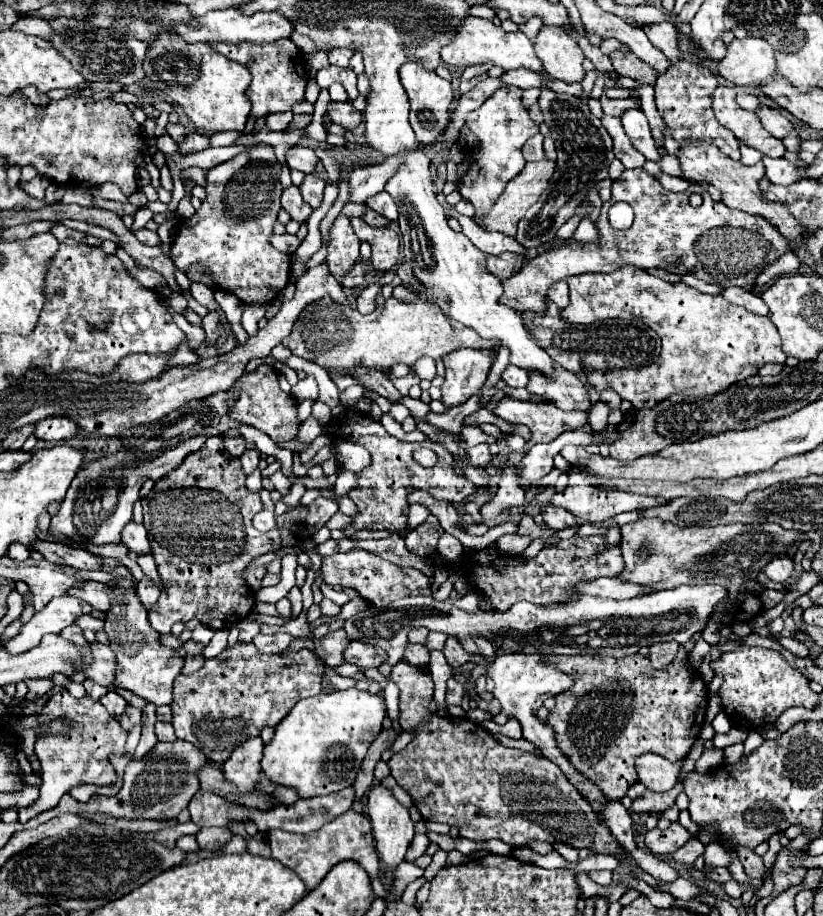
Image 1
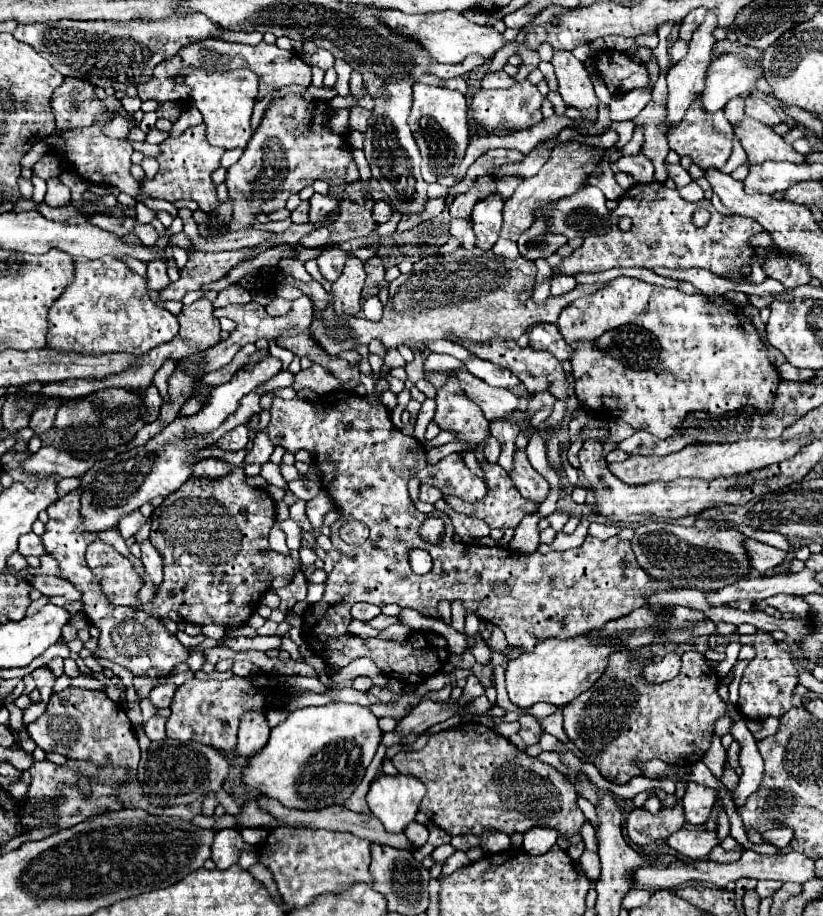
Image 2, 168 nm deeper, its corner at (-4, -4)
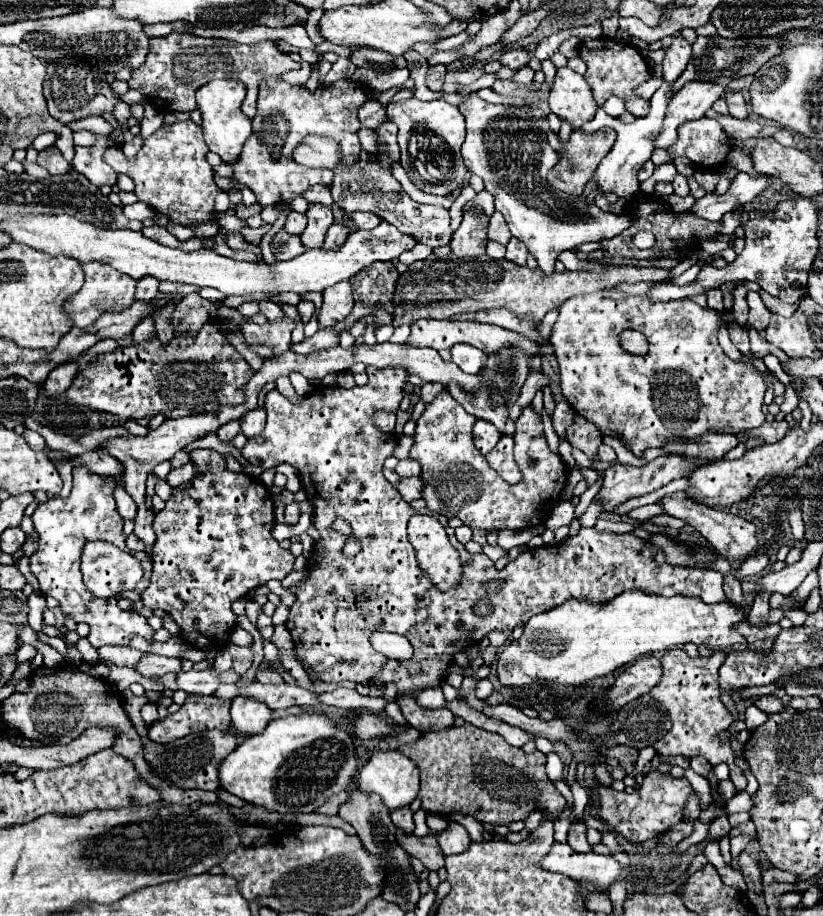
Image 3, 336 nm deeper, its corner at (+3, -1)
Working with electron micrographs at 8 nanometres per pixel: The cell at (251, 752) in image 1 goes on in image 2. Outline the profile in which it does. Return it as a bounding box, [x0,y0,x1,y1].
[238,713,270,759]

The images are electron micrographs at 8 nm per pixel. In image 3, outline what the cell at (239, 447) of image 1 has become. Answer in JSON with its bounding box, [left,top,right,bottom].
[217,422,239,442]

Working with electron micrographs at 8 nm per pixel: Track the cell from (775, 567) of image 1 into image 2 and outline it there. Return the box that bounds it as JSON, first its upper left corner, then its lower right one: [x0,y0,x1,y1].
[746,539,786,573]

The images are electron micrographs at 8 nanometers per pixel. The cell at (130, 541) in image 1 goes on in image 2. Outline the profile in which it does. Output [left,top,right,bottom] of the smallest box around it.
[118,509,146,539]

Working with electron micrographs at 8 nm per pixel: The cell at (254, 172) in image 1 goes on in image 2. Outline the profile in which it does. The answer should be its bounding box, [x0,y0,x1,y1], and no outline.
[224,93,358,231]

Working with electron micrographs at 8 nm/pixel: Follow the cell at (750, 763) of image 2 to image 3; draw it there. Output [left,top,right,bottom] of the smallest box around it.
[707,814,731,840]

